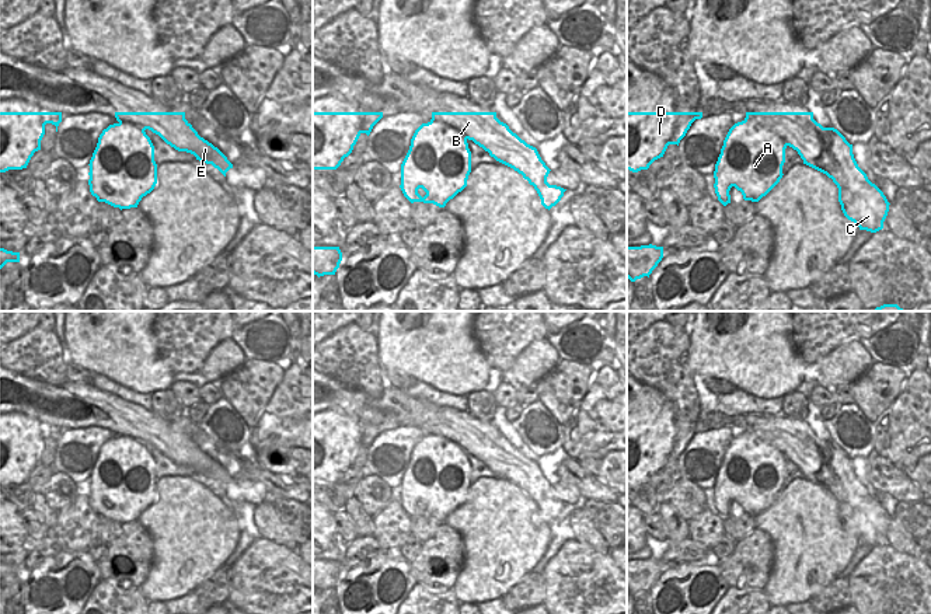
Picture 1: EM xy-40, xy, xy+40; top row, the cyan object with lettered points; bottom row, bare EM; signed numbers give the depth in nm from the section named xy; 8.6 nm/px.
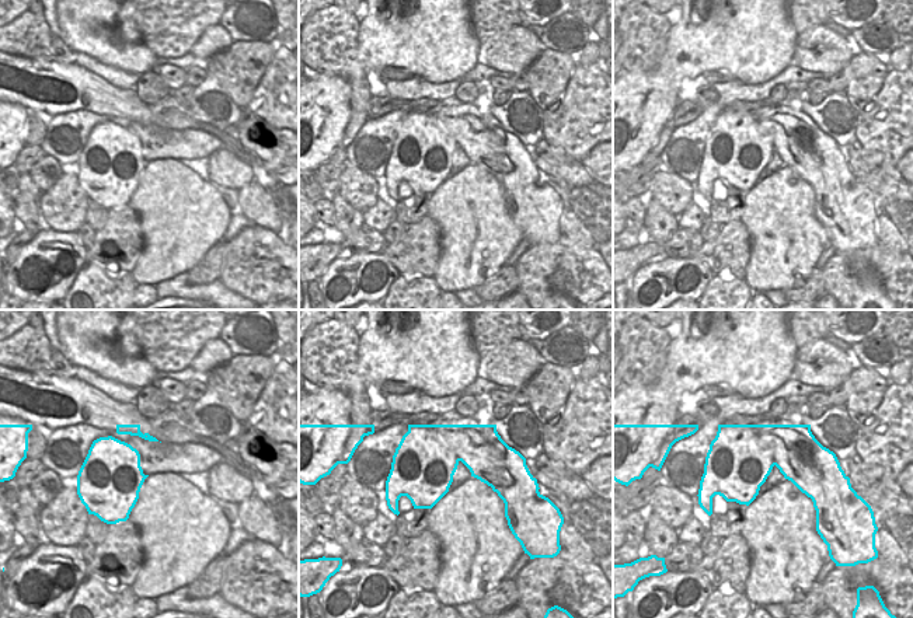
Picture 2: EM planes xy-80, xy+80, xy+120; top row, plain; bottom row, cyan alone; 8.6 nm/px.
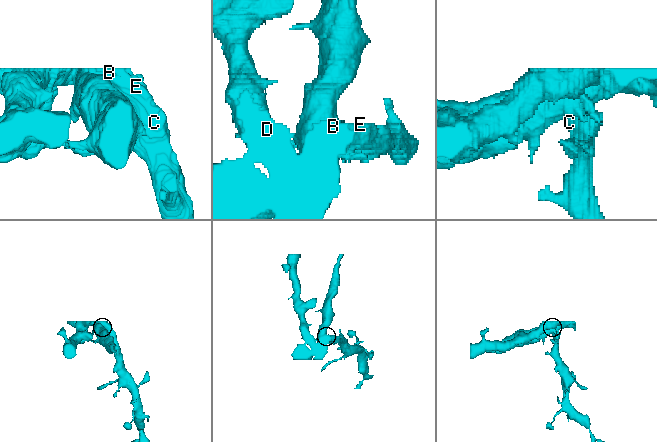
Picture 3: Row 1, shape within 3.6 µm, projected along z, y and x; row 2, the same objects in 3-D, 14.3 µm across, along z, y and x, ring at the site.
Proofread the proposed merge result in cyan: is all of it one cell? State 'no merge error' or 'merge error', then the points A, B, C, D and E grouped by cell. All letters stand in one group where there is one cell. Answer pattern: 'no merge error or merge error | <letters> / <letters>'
merge error | A D / B C E

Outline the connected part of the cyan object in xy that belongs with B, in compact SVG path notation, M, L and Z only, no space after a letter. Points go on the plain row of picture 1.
M460 426L456 443L496 475L522 488L534 500L545 523L550 524L564 510L566 503L547 496L551 484L541 474L537 463L501 436L496 426Z

